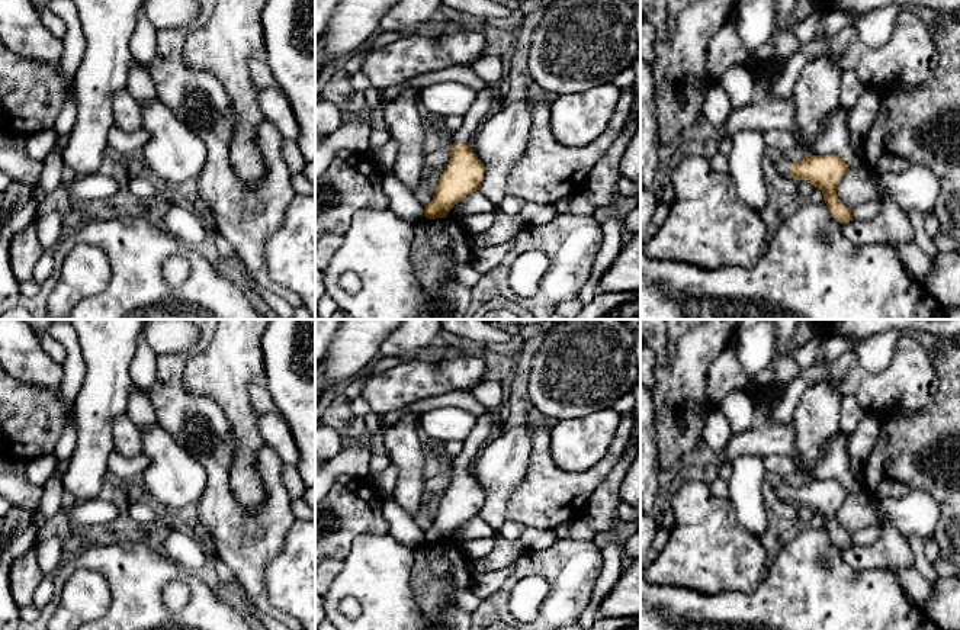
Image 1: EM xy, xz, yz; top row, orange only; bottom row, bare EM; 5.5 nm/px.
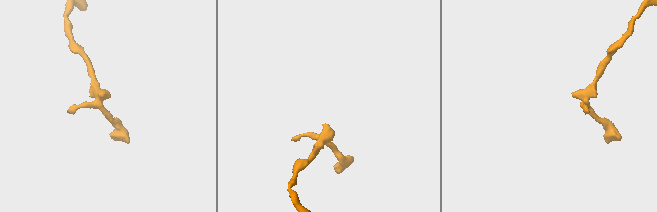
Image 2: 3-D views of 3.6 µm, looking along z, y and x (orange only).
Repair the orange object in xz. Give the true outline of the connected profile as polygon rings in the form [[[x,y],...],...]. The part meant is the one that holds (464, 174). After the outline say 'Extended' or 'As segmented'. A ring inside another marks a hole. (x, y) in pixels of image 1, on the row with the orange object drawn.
[[[484,87],[476,91],[473,105],[462,116],[463,125],[452,134],[450,161],[439,179],[433,200],[424,206],[426,218],[446,218],[455,205],[479,190],[485,171],[469,144],[494,107],[498,93],[500,89],[495,87]]]. Extended

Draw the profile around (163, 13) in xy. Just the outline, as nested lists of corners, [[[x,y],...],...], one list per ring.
[[[144,0],[142,9],[157,30],[190,29],[199,15],[196,0]]]

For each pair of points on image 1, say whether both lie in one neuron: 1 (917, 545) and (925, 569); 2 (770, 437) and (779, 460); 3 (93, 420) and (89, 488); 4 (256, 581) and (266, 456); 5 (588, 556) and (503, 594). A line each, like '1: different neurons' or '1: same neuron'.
1: same neuron
2: different neurons
3: same neuron
4: same neuron
5: same neuron

